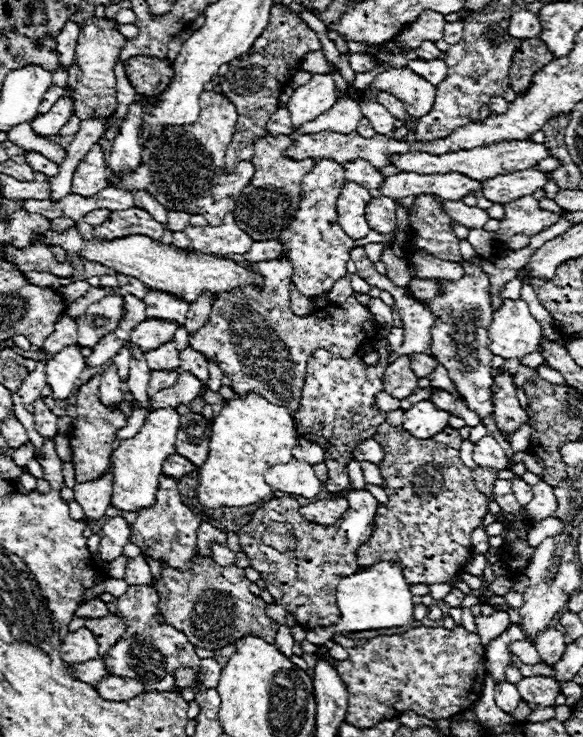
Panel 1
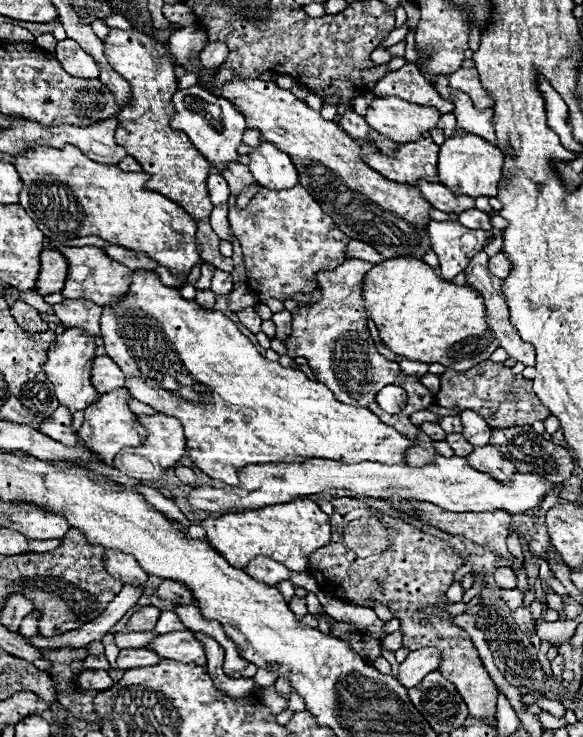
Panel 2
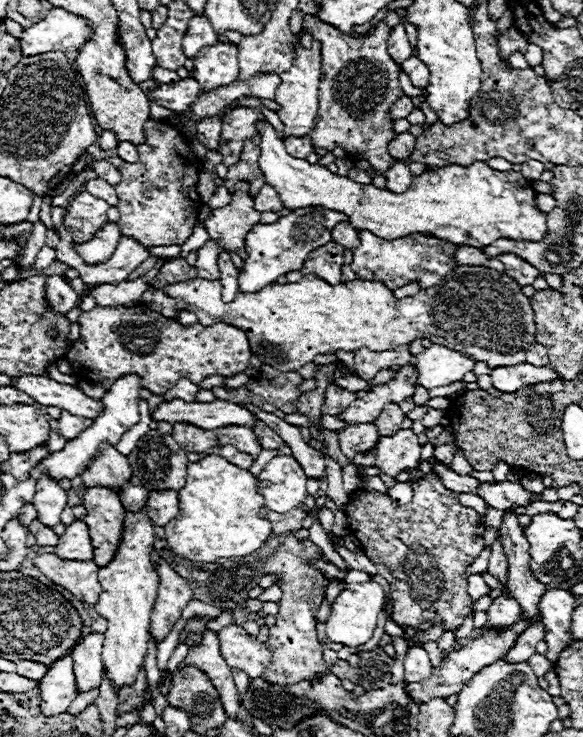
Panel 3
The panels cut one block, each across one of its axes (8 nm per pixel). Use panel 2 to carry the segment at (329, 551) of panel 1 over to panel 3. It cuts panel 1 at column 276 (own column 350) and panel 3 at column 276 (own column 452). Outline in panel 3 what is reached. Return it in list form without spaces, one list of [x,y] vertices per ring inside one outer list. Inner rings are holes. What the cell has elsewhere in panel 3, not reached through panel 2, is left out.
[[[288,536],[264,564],[264,572],[274,572],[282,588],[282,600],[278,602],[280,612],[276,614],[278,622],[270,626],[266,640],[266,646],[272,652],[272,660],[262,678],[270,684],[288,686],[312,678],[312,674],[328,670],[322,660],[322,646],[316,638],[316,612],[326,596],[328,580],[320,570],[308,566],[308,560],[318,560],[318,552],[320,548],[310,540],[298,542],[294,536]]]

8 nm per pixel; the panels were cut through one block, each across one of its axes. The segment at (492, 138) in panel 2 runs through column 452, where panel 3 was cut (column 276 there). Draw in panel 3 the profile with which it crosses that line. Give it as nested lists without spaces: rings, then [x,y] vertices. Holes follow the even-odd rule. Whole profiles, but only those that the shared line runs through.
[[[314,40],[312,48],[302,48],[300,44],[296,44],[296,62],[292,64],[292,70],[288,70],[280,76],[282,84],[278,86],[276,98],[274,98],[280,104],[280,110],[276,110],[276,114],[284,124],[284,138],[288,138],[288,136],[302,138],[314,128],[314,122],[316,122],[316,116],[318,116],[320,66],[322,66],[320,42]]]

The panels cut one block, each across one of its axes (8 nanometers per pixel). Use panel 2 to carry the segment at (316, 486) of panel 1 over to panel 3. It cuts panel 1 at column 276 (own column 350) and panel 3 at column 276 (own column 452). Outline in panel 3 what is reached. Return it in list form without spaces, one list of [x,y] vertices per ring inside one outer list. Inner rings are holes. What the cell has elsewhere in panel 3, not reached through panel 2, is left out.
[[[276,456],[258,474],[258,482],[266,484],[258,492],[264,496],[266,508],[284,514],[304,502],[306,480],[300,464],[292,456]]]

